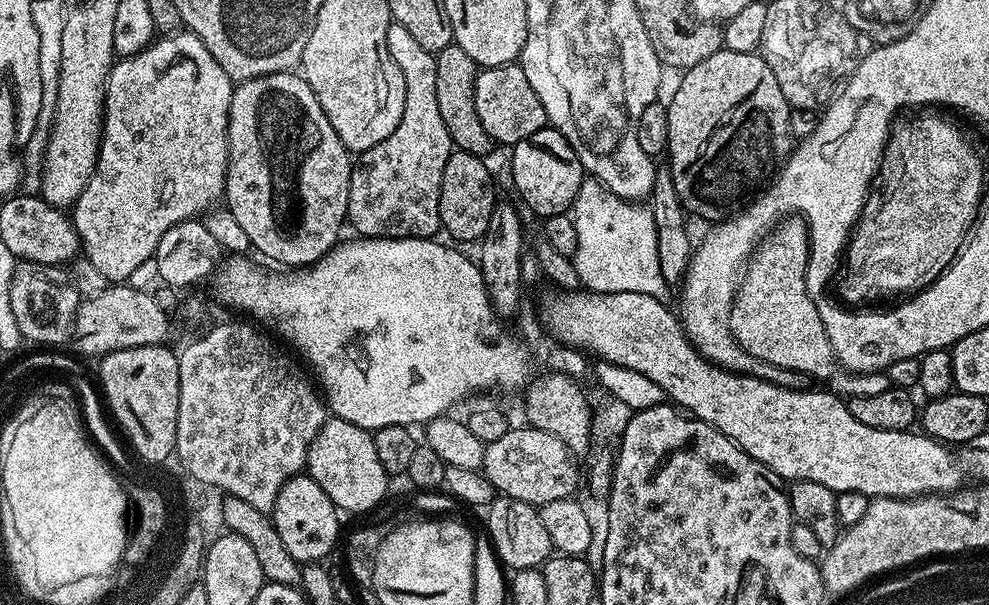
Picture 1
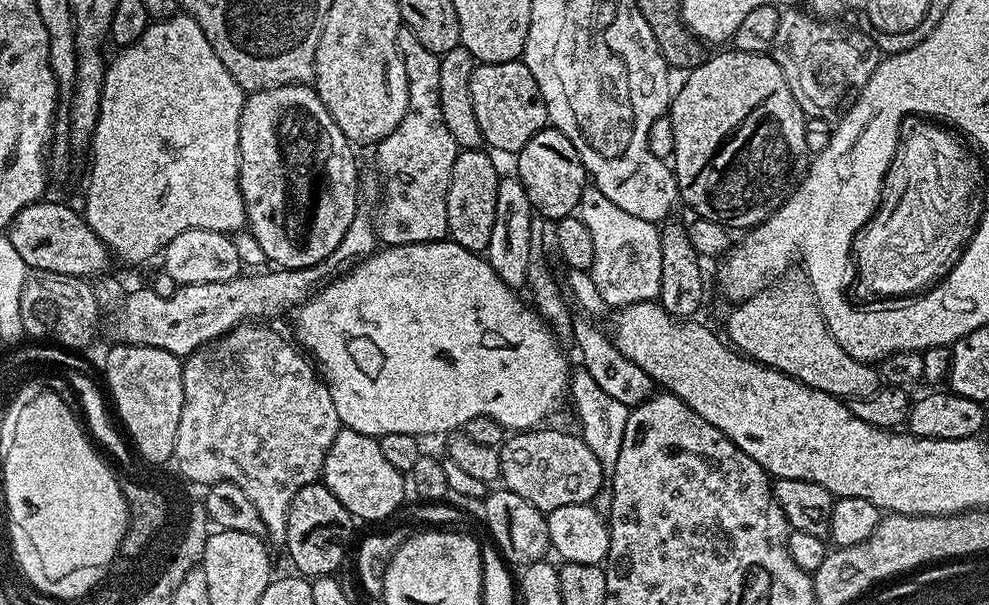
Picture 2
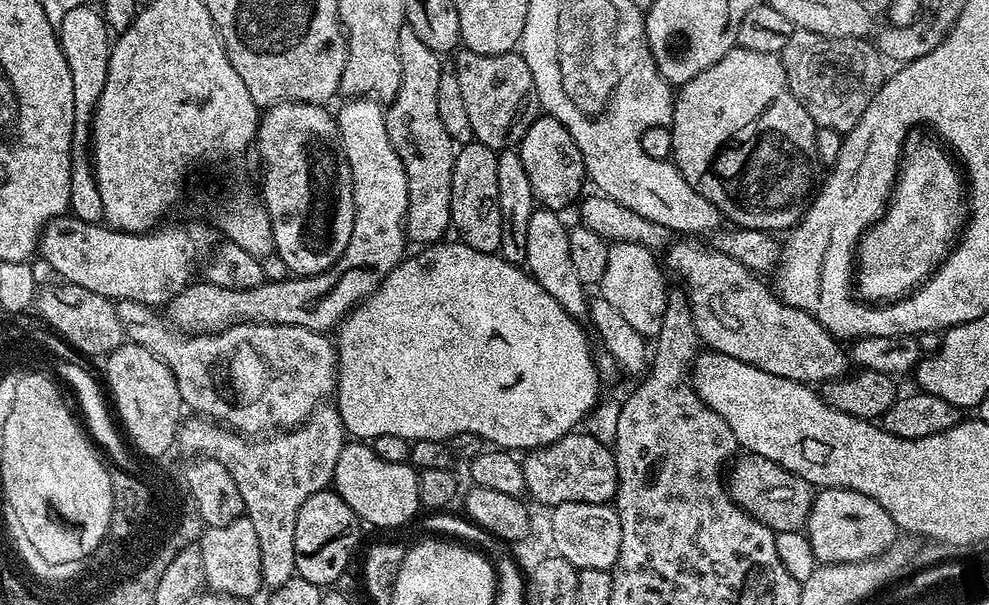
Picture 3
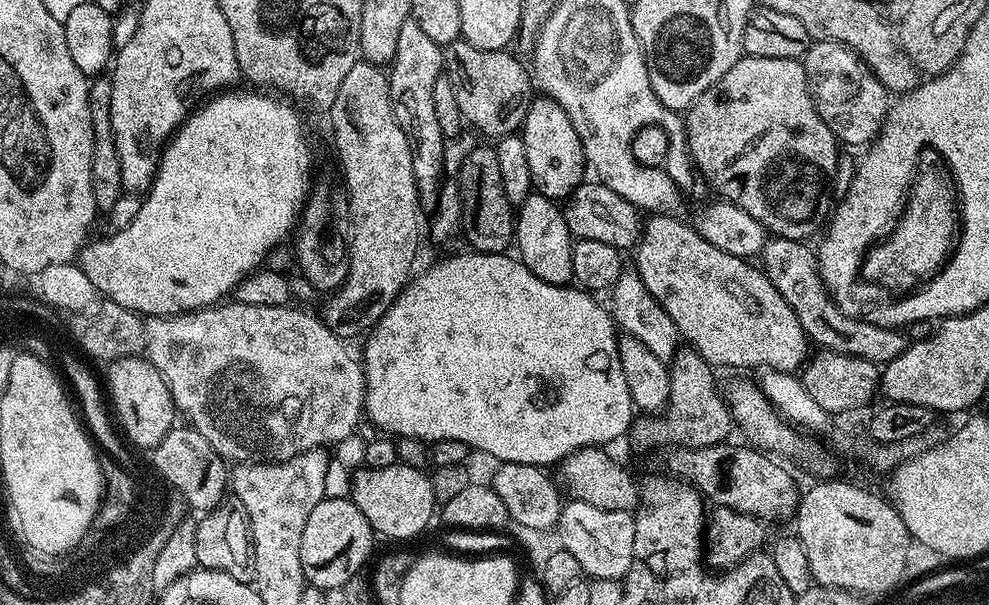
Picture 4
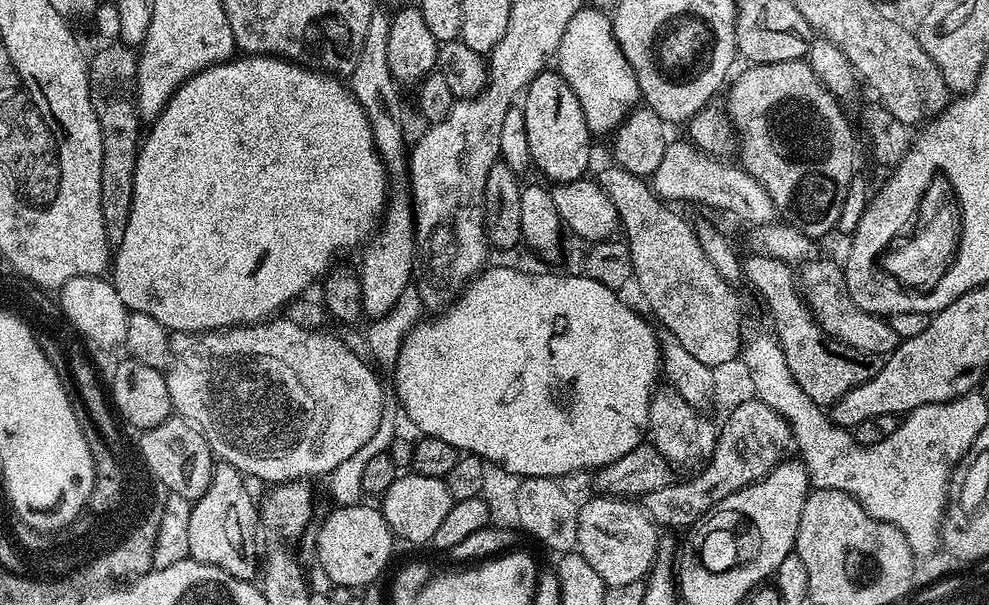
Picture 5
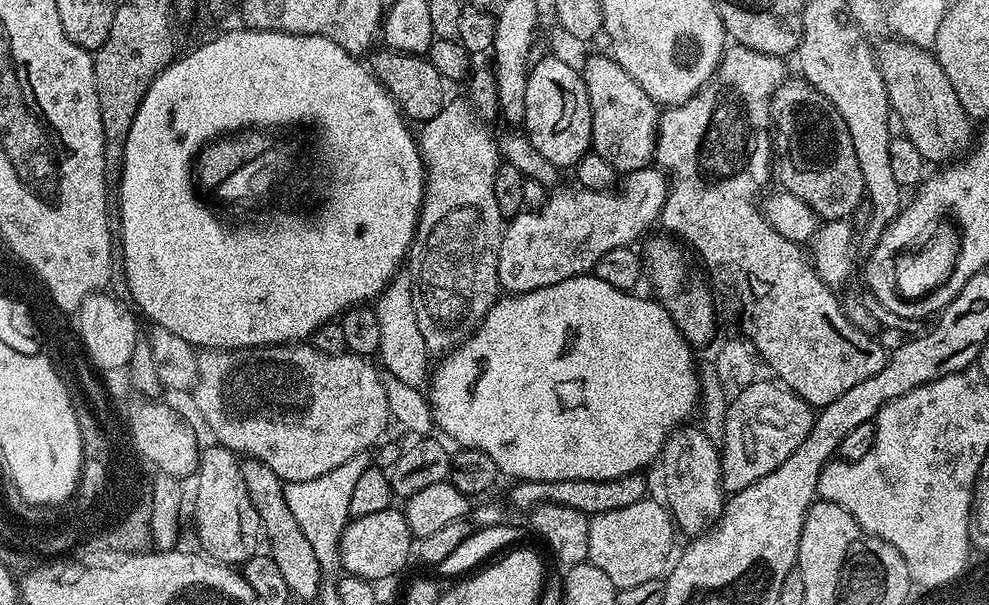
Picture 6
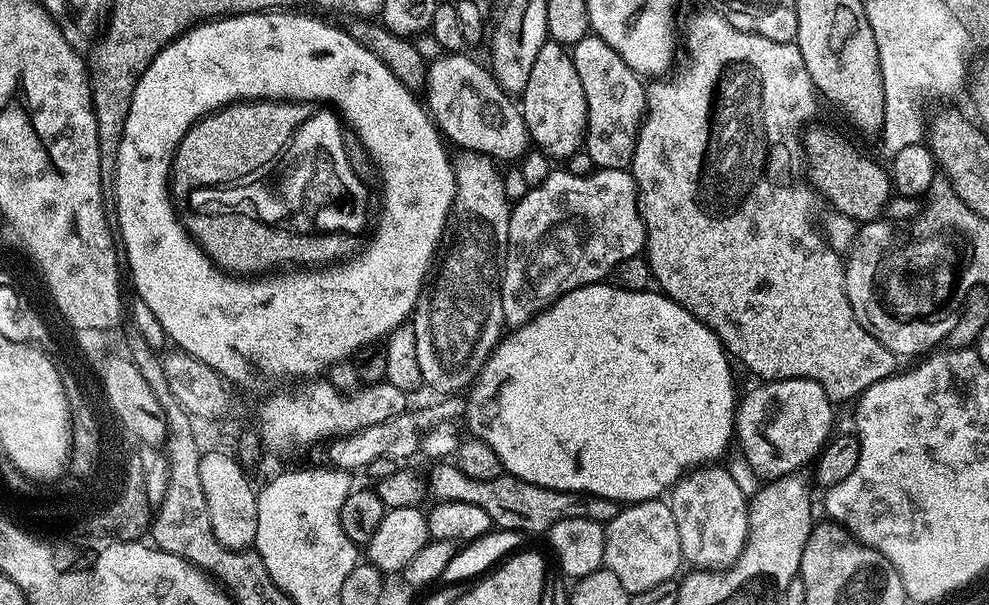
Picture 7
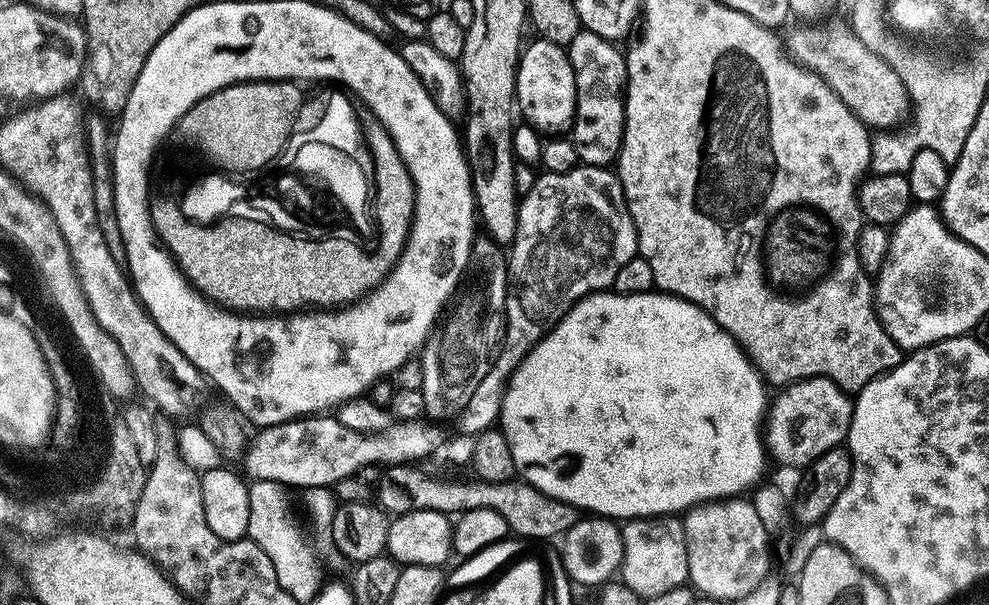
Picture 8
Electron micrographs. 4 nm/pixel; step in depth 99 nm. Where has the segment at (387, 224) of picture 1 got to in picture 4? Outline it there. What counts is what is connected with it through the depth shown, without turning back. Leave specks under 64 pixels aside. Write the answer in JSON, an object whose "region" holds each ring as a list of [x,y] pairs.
{"region":[[[410,18],[402,22],[402,30],[398,30],[398,44],[394,46],[394,58],[388,72],[388,90],[392,94],[394,118],[398,118],[402,130],[412,142],[414,178],[420,203],[428,210],[435,209],[436,202],[440,199],[440,175],[446,172],[446,137],[434,114],[434,82],[443,71],[444,49],[441,44],[428,37],[416,20]]]}

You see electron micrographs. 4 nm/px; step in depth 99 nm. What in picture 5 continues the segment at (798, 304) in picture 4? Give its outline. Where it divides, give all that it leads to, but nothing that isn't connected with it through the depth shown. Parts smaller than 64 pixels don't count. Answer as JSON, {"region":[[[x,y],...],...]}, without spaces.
{"region":[[[813,258],[801,268],[803,270],[798,274],[801,295],[813,312],[813,316],[827,333],[854,349],[879,356],[887,356],[897,347],[900,334],[897,334],[895,328],[889,325],[891,323],[883,317],[870,315],[850,298],[844,269],[838,262],[836,264],[832,260]]]}

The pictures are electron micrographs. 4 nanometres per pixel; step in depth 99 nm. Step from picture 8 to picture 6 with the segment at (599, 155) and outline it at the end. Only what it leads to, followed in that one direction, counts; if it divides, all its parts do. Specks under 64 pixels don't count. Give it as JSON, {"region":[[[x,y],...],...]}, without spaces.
{"region":[[[611,55],[590,57],[582,64],[582,75],[589,82],[600,80],[588,90],[592,111],[591,151],[601,155],[617,174],[649,167],[656,154],[656,131],[660,125],[661,109]]]}

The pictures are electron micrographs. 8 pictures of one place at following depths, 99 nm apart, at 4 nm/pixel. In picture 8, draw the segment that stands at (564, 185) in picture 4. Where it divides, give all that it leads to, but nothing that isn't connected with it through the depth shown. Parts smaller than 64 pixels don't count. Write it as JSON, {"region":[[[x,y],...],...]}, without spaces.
{"region":[[[539,38],[533,39],[533,44],[529,43],[527,47],[520,53],[520,67],[516,70],[516,99],[514,101],[515,107],[524,115],[522,118],[523,123],[537,130],[537,132],[543,134],[548,138],[556,138],[561,134],[567,133],[571,129],[572,121],[576,118],[576,83],[574,82],[574,70],[570,66],[570,58],[567,51],[561,45],[550,42],[549,40],[541,40]]]}

